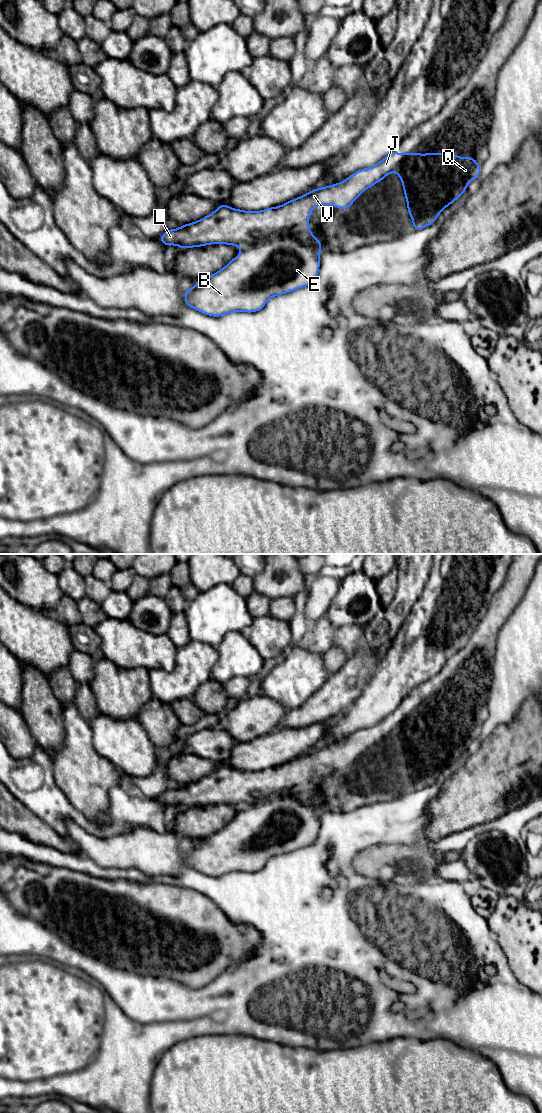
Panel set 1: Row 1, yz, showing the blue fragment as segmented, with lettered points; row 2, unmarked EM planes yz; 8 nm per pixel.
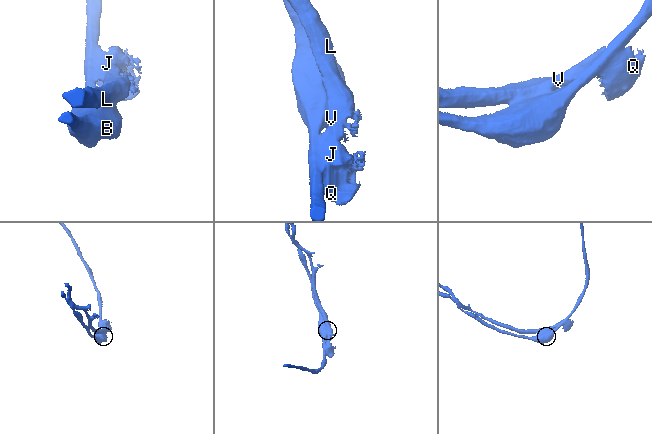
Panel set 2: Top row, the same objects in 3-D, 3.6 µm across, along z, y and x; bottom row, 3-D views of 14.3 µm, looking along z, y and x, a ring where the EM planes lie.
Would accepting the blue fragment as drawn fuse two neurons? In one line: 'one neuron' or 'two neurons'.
two neurons

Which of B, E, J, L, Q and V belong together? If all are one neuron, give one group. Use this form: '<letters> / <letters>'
B E / J L Q V

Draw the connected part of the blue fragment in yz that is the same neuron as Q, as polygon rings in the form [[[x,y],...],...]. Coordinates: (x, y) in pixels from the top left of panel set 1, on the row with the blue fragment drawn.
[[[395,149],[373,167],[357,170],[343,182],[313,189],[280,206],[261,211],[244,211],[220,204],[214,212],[198,221],[181,225],[178,229],[167,229],[159,240],[166,247],[177,245],[183,250],[210,244],[251,246],[269,237],[285,234],[309,243],[313,239],[311,229],[308,227],[309,216],[315,207],[330,204],[348,210],[366,189],[382,181],[391,172],[396,172],[403,184],[407,210],[413,221],[413,230],[416,231],[432,225],[444,208],[467,191],[467,184],[479,177],[481,168],[474,157],[458,157],[455,153],[399,154]]]

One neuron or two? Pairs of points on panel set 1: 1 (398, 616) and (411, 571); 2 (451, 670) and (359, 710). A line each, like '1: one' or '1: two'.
1: one
2: two

